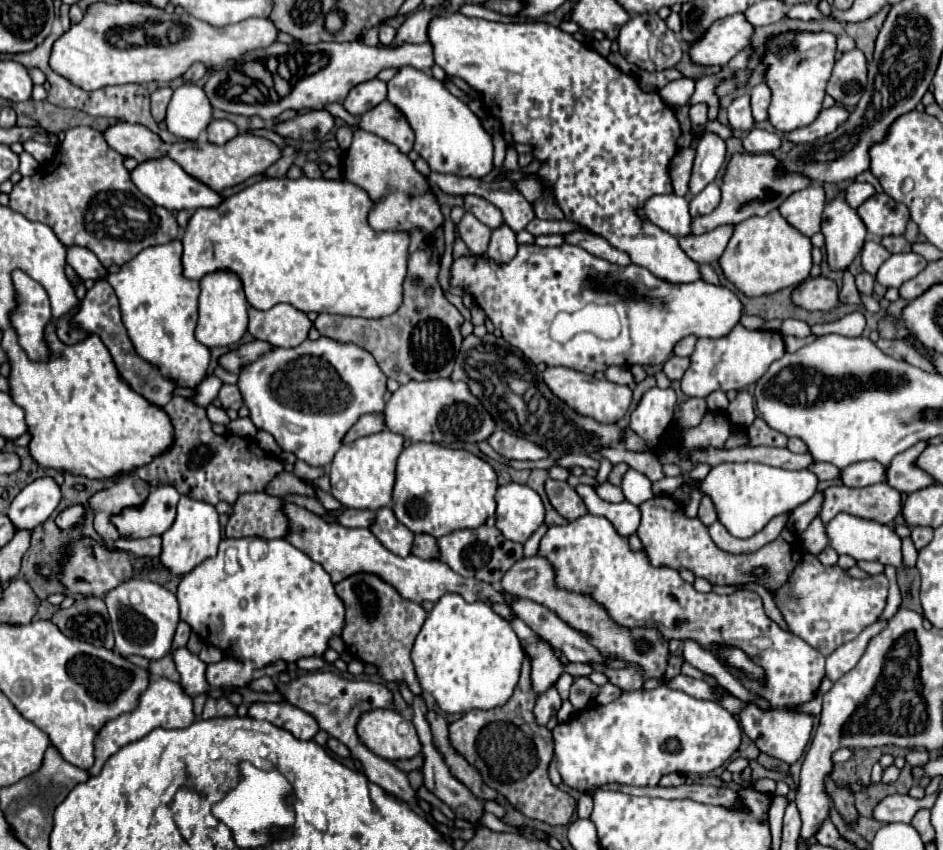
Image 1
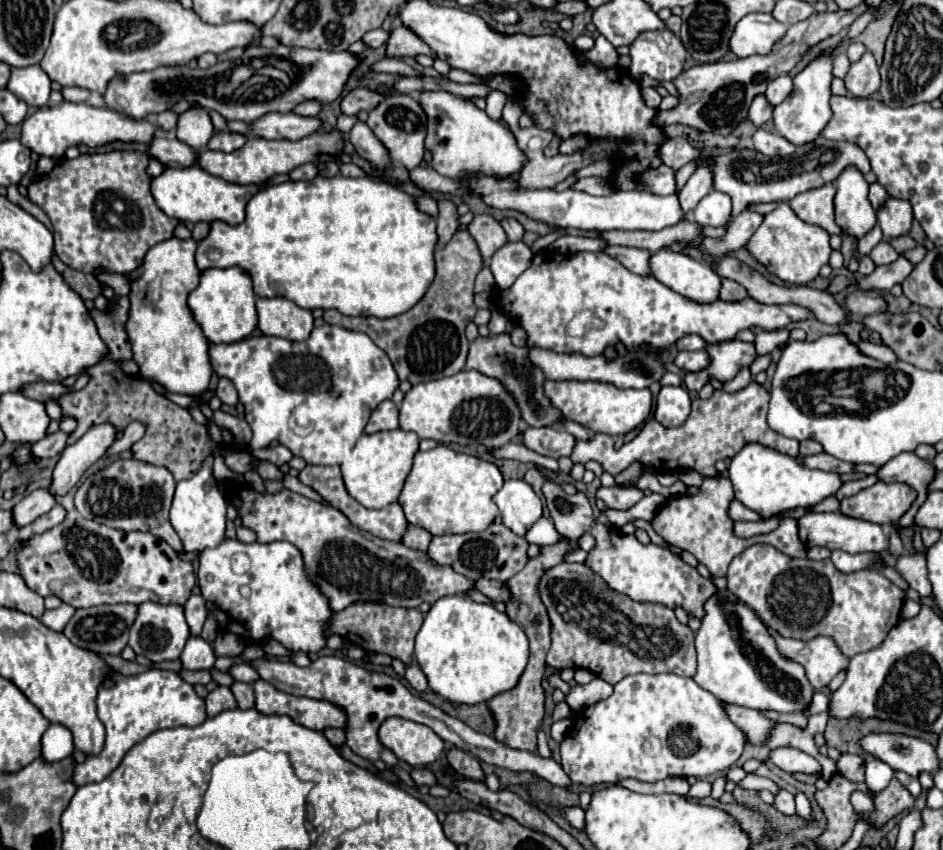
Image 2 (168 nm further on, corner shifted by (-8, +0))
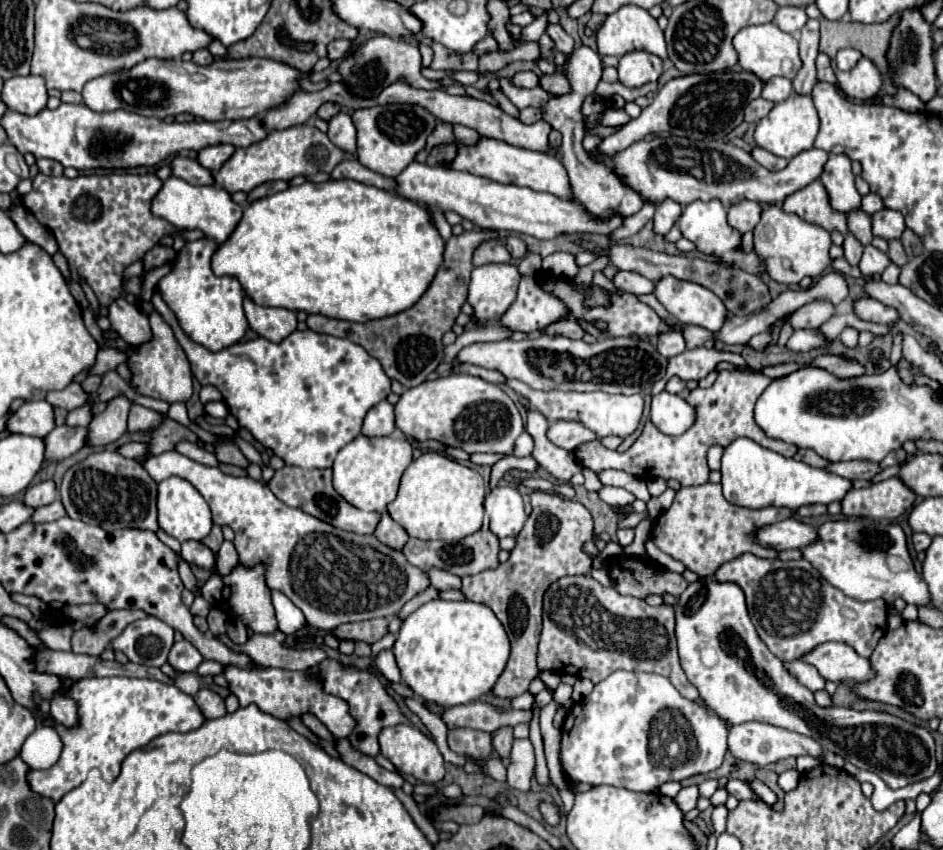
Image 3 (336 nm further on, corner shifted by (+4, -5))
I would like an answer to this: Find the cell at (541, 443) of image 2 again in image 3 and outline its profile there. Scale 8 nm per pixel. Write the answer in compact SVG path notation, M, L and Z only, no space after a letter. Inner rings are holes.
M558 420L552 426L548 426L546 432L548 440L564 450L574 452L580 444L588 442L594 438L594 432L590 432L588 428L584 428L580 422L566 422L566 420Z

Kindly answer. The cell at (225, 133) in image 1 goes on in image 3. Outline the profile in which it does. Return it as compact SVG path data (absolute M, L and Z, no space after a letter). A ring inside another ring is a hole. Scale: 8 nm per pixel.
M216 144L216 146L202 148L202 150L198 152L198 162L200 162L204 168L216 172L232 154L234 154L234 146L232 146L232 144Z

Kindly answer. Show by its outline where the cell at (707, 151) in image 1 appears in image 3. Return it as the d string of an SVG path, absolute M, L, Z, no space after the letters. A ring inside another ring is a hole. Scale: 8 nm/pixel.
M664 200L654 214L654 230L658 234L668 234L680 216L682 216L682 206L676 204L674 200Z

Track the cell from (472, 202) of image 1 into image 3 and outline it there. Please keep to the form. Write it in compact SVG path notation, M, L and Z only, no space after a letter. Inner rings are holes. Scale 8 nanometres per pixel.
M506 236L504 238L504 246L512 254L512 258L522 258L526 254L526 244L516 236Z

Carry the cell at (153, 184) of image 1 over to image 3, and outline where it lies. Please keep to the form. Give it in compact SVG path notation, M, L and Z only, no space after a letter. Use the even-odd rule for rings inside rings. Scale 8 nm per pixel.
M170 176L168 180L164 180L160 192L152 200L152 214L156 218L168 220L172 226L180 230L202 230L208 238L224 242L240 222L242 206L236 204L224 188L218 188L214 184L192 186L176 176Z

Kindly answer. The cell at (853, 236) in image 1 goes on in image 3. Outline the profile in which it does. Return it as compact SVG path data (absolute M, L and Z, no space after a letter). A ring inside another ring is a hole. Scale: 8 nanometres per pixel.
M830 154L830 160L824 166L820 176L830 204L840 214L850 214L860 208L860 194L854 186L854 174L850 168L850 158L844 154Z

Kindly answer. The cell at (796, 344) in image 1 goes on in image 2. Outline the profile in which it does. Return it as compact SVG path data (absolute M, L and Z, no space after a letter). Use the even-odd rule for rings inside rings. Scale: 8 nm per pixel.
M771 353L757 358L749 367L752 376L755 377L761 371L767 370L771 362L772 362Z

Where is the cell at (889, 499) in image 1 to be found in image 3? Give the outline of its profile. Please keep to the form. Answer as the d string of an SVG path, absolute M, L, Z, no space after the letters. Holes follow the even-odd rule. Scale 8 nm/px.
M888 478L868 488L852 488L842 500L842 514L848 518L886 518L896 520L908 508L912 508L916 494L908 490L900 478Z

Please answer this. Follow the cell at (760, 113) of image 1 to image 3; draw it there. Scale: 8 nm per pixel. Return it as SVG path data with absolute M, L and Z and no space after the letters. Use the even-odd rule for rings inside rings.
M788 78L766 80L766 84L762 88L762 98L770 100L770 102L782 102L790 94L792 94L792 80L788 80Z

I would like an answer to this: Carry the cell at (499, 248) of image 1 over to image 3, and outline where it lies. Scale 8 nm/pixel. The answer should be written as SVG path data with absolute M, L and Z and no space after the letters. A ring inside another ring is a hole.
M510 262L474 268L468 288L468 302L474 308L474 318L482 324L498 322L514 302L520 278L518 268Z

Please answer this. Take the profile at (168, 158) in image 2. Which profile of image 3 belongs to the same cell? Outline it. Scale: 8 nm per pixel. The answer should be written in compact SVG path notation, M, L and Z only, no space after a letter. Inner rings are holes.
M174 156L174 160L170 162L170 168L176 178L182 178L190 184L212 184L214 182L210 170L206 170L196 160L186 158L186 156Z

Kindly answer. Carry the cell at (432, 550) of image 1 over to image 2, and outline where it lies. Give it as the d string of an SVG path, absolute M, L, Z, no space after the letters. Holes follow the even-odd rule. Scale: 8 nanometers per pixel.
M408 525L406 533L402 535L402 543L406 547L418 549L418 551L426 551L430 539L432 539L432 535L428 531L424 531L422 527L416 527L416 525Z

